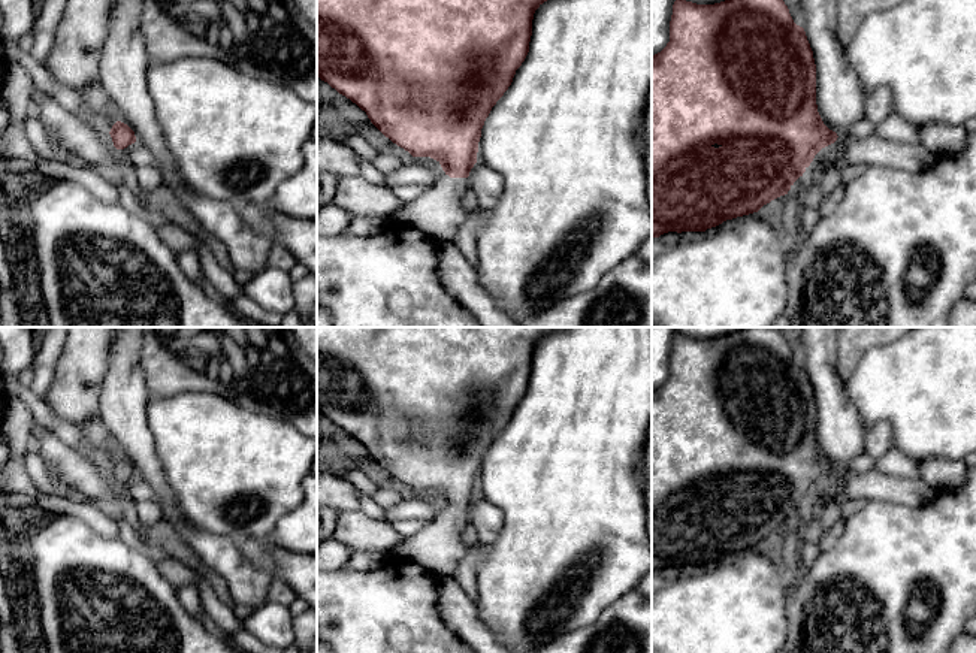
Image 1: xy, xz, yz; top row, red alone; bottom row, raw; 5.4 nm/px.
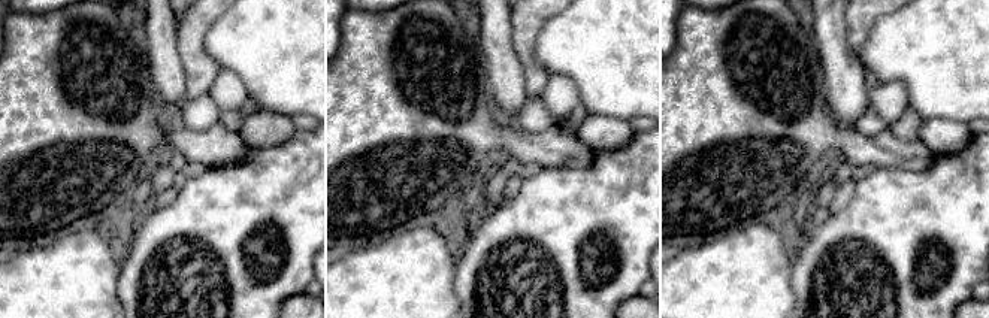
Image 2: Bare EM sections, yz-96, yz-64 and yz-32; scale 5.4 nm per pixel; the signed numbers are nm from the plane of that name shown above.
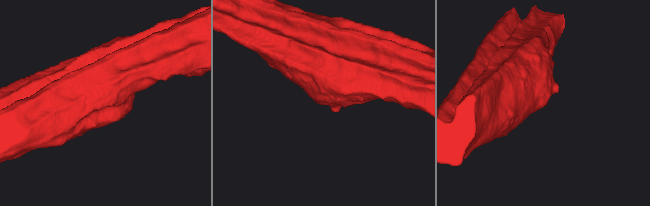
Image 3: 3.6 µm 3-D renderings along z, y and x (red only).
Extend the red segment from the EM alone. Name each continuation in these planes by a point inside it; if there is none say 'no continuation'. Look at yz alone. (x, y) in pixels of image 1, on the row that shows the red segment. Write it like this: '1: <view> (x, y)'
no continuation

